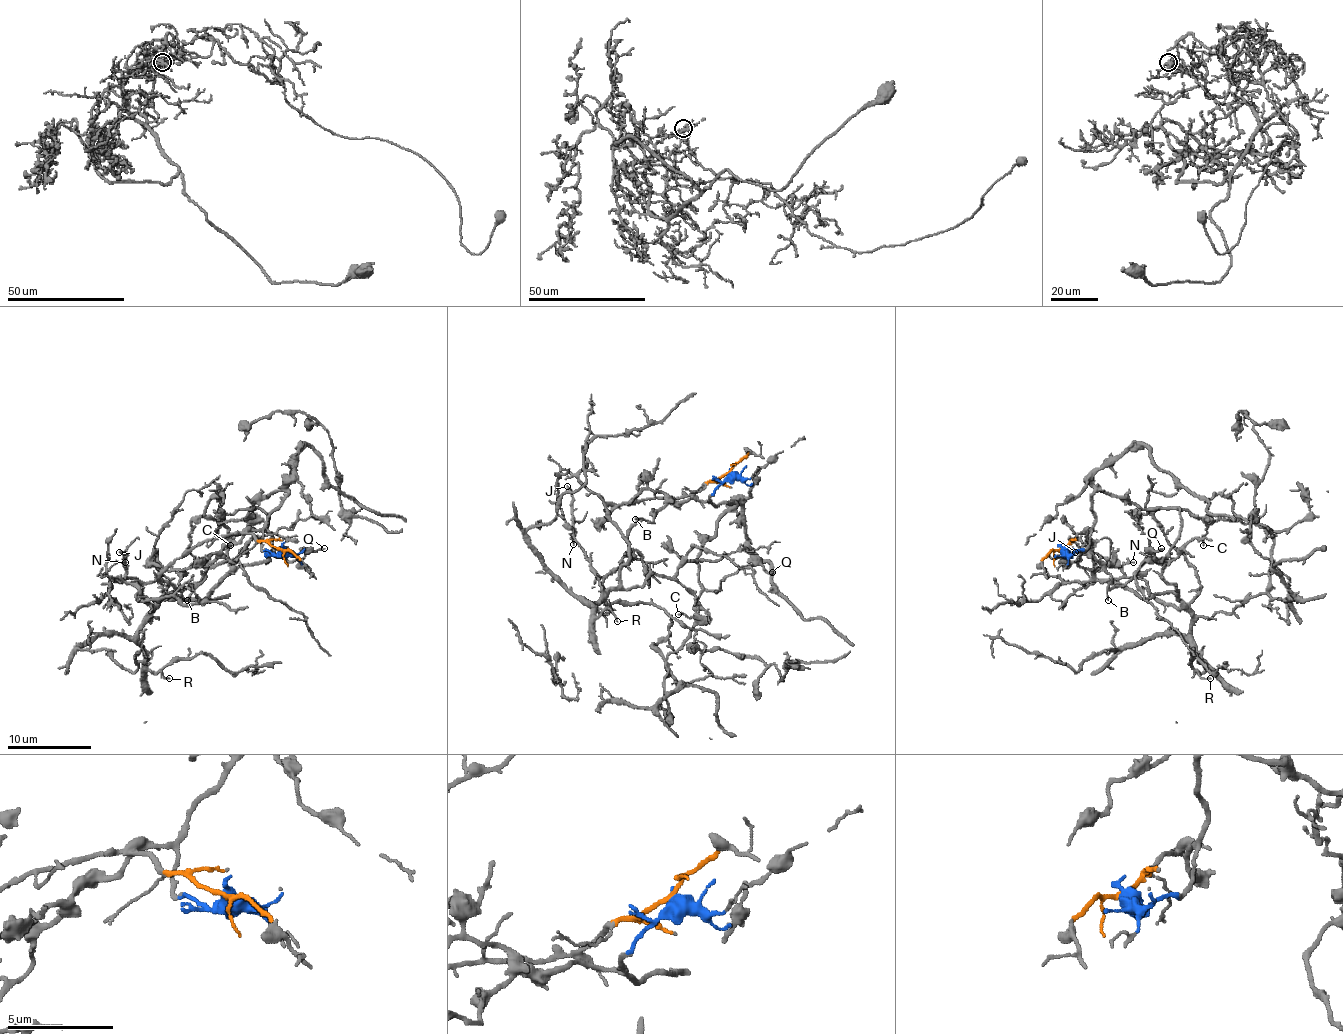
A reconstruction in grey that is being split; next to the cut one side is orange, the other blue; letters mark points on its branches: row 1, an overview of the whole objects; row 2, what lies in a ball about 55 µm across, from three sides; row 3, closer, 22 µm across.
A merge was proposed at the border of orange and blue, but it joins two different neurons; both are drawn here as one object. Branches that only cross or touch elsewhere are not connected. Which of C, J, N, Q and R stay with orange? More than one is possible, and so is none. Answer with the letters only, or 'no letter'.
J, N, R

